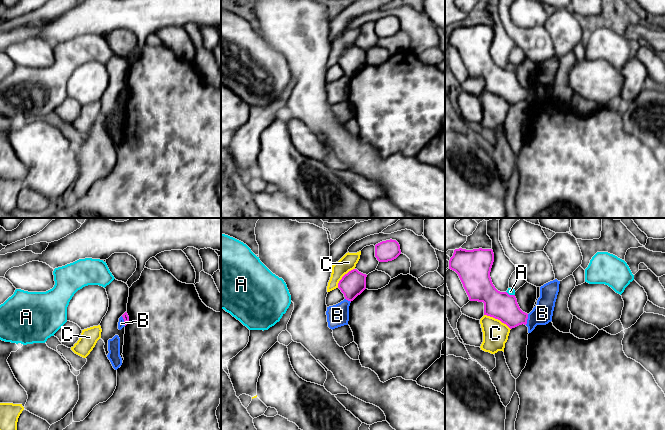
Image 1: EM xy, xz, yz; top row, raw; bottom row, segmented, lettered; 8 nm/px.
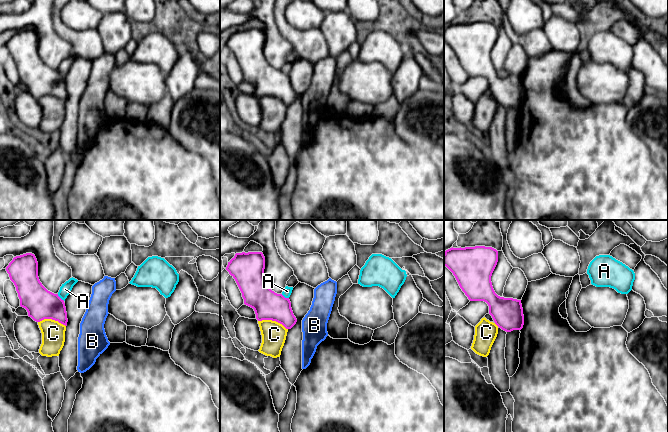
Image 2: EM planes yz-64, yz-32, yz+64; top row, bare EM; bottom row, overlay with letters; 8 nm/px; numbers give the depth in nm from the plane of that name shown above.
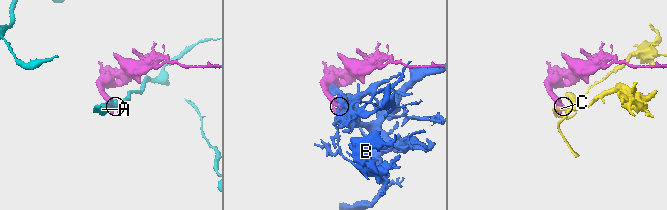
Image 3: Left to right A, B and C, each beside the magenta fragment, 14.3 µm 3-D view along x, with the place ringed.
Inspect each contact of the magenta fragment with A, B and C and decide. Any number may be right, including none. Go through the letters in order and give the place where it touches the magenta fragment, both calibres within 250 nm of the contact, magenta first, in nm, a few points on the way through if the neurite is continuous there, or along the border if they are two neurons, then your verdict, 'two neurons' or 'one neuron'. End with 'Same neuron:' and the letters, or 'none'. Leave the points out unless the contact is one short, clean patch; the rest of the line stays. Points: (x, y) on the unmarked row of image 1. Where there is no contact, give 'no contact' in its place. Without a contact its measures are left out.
A: meets magenta in yz at (510, 71); 220 nm thick on the magenta side, 60 nm on the other; border along yz (506, 67), (514, 71); two neurons
B: meets magenta in yz at (527, 94); 220 nm thick on the magenta side, 170 nm on the other; border along yz (528, 90), (525, 100); two neurons
C: meets magenta in yz at (497, 94); 220 nm thick on the magenta side, 200 nm on the other; two neurons
Same neuron: none

